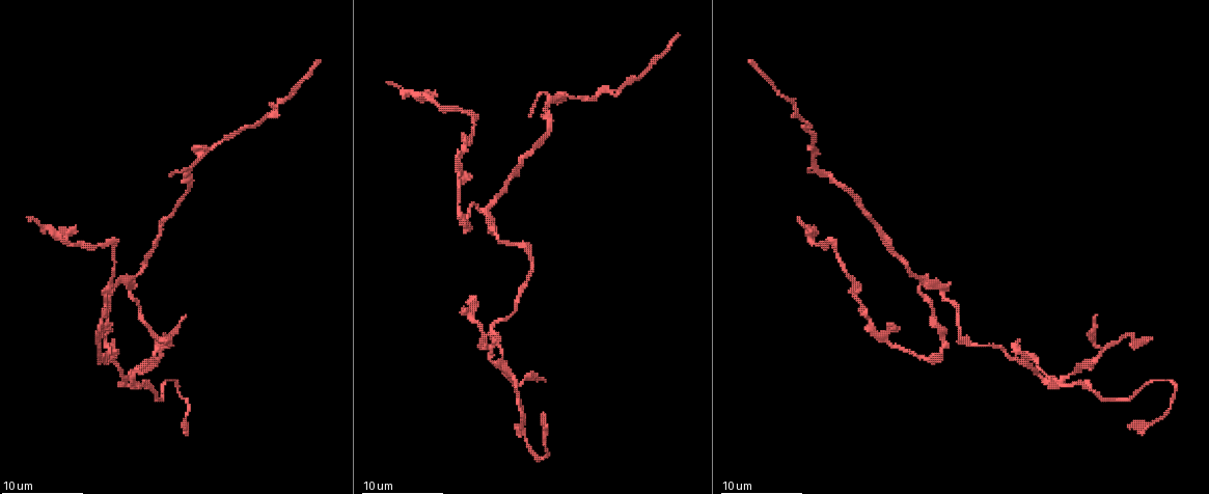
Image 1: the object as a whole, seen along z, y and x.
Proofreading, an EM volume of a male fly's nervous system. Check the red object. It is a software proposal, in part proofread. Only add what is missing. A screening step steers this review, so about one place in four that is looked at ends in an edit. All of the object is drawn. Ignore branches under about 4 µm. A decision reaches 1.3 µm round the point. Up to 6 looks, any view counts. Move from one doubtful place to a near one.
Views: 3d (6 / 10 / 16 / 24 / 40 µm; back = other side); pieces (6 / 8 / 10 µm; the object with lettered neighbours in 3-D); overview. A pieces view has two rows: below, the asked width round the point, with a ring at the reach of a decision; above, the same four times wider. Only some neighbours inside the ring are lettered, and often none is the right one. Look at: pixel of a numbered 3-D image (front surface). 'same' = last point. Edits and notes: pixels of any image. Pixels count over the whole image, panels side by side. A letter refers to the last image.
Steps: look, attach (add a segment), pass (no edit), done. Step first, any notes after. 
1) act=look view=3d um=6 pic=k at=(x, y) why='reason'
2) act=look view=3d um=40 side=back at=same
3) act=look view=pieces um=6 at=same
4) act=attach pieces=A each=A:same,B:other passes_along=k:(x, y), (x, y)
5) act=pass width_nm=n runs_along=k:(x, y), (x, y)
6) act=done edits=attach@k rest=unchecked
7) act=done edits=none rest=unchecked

act=look view=pieces um=6 pic=1 at=(799, 216) why='long arm stops here'

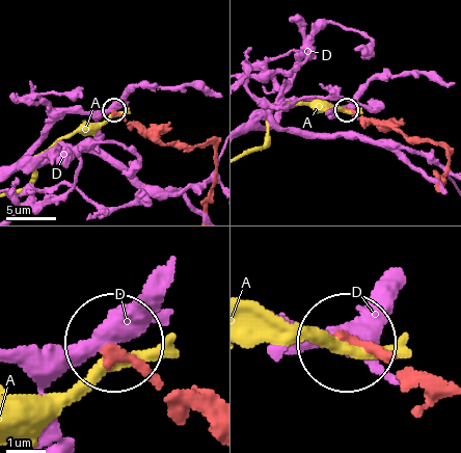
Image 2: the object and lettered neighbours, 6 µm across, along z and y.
act=pass each=A:other,D:other runs_along=2:(443, 149), (406, 139), (389, 126), (374, 124), (348, 110) found='none of them fits'

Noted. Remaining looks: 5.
act=look view=pieces um=8 pic=1 at=(317, 59) why='an open end'

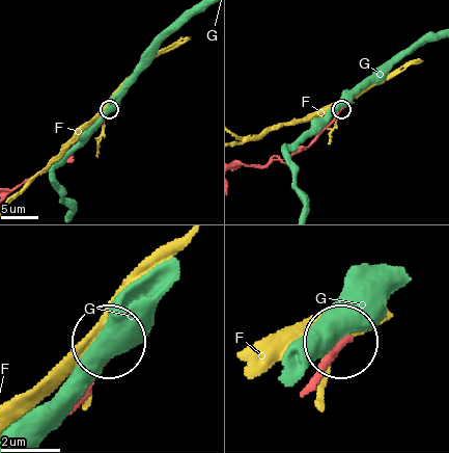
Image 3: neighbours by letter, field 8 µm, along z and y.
act=pass width_nm=230 each=F:other,G:other runs_along=3:(302, 392), (336, 342) found='no lettered segment goes on from it'

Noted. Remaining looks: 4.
act=look view=pieces um=10 pic=1 at=(183, 318) why='thin end'

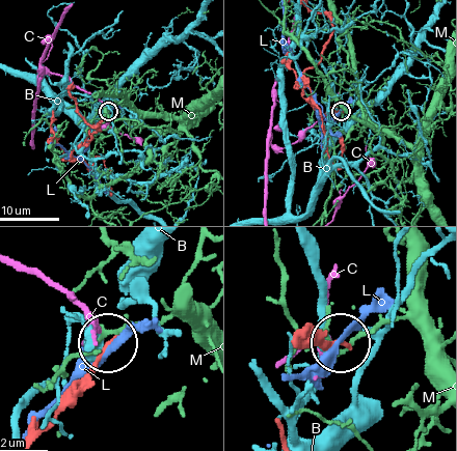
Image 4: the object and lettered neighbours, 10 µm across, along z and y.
act=pass width_nm=150 each=B:other,C:other,L:other,M:other runs_along=4:(32, 442), (108, 342) found='no lettered segment goes on from it'

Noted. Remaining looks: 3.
act=done edits=none rest=unchecked

